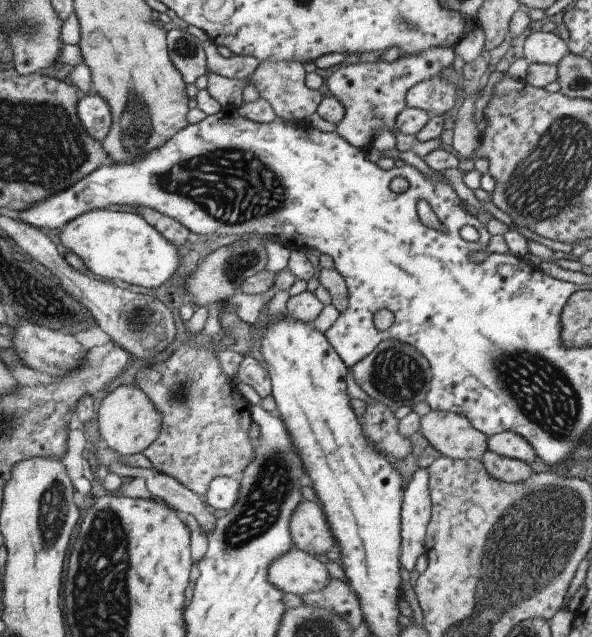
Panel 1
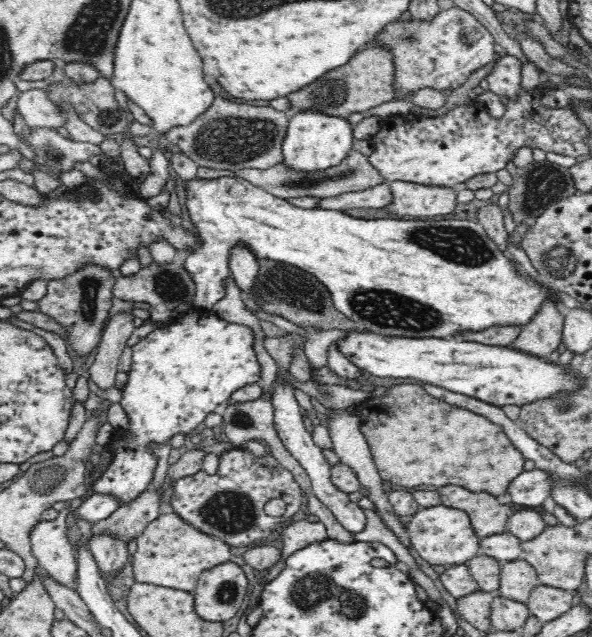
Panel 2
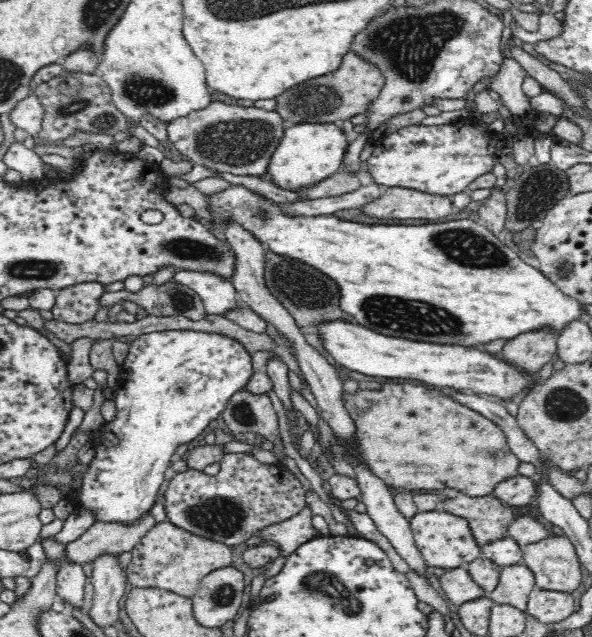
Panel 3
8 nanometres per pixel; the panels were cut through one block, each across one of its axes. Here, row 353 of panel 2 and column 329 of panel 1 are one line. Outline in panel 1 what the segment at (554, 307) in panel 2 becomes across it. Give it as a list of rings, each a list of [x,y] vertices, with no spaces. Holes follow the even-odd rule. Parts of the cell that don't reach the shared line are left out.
[[[303,499],[291,514],[289,527],[293,548],[307,555],[319,556],[336,546],[323,510],[317,502]]]

